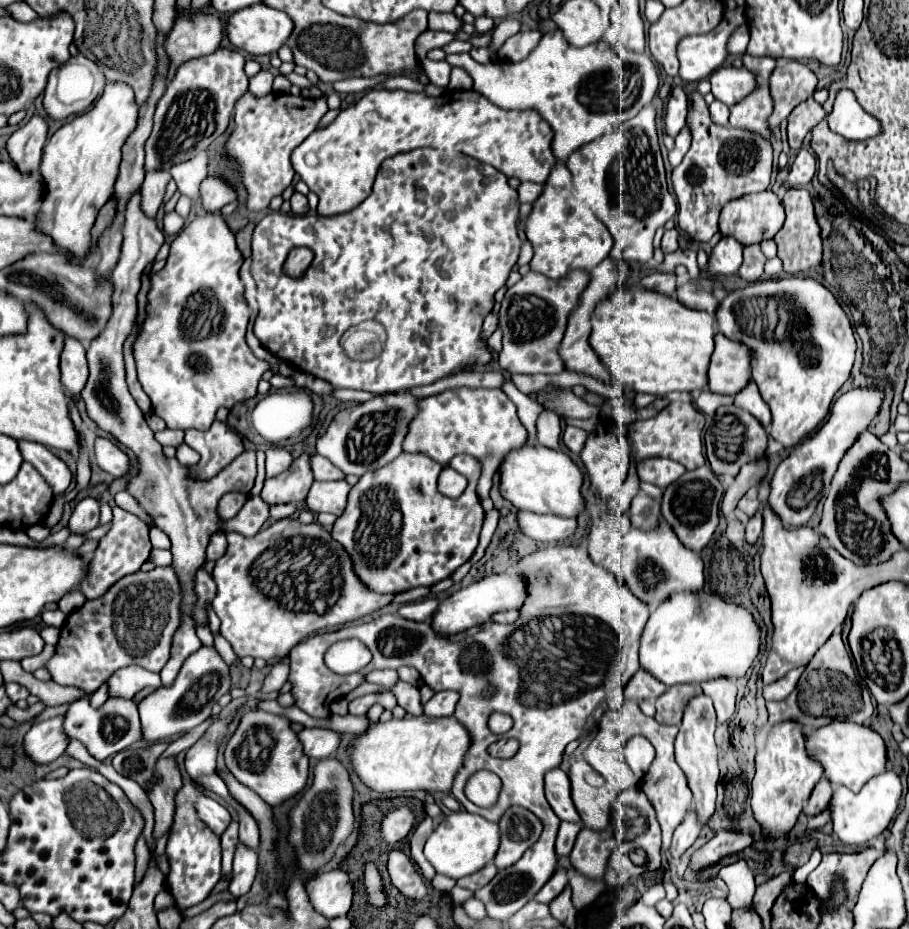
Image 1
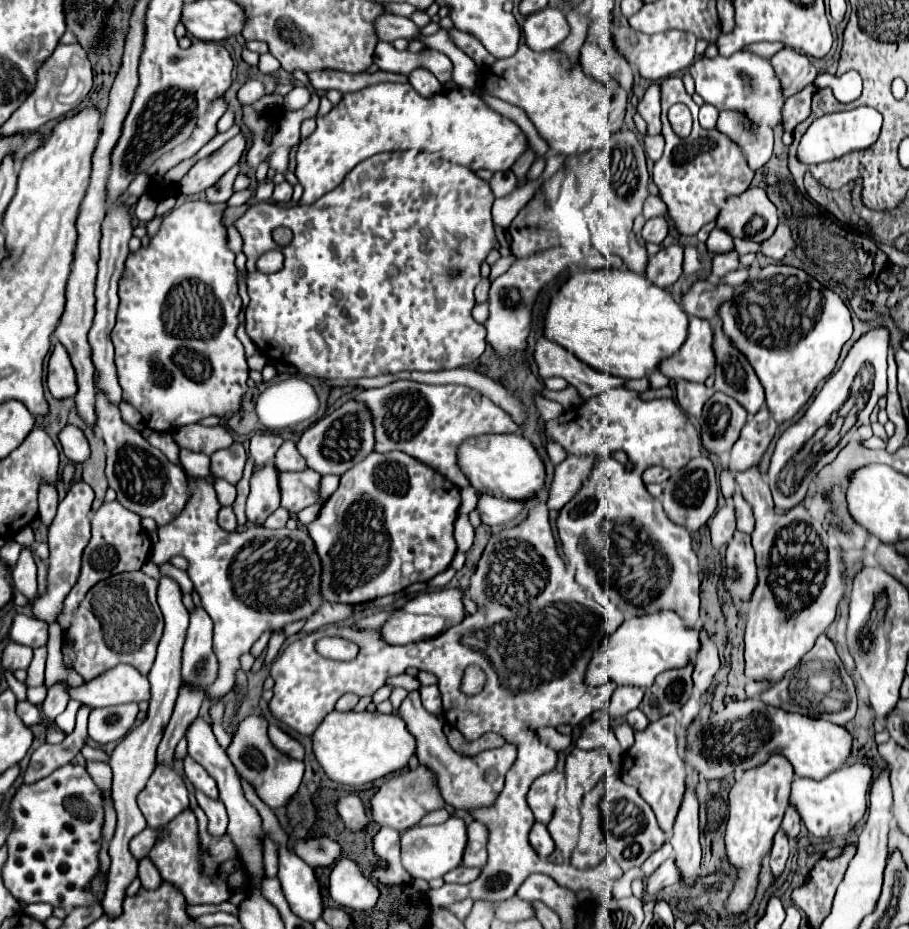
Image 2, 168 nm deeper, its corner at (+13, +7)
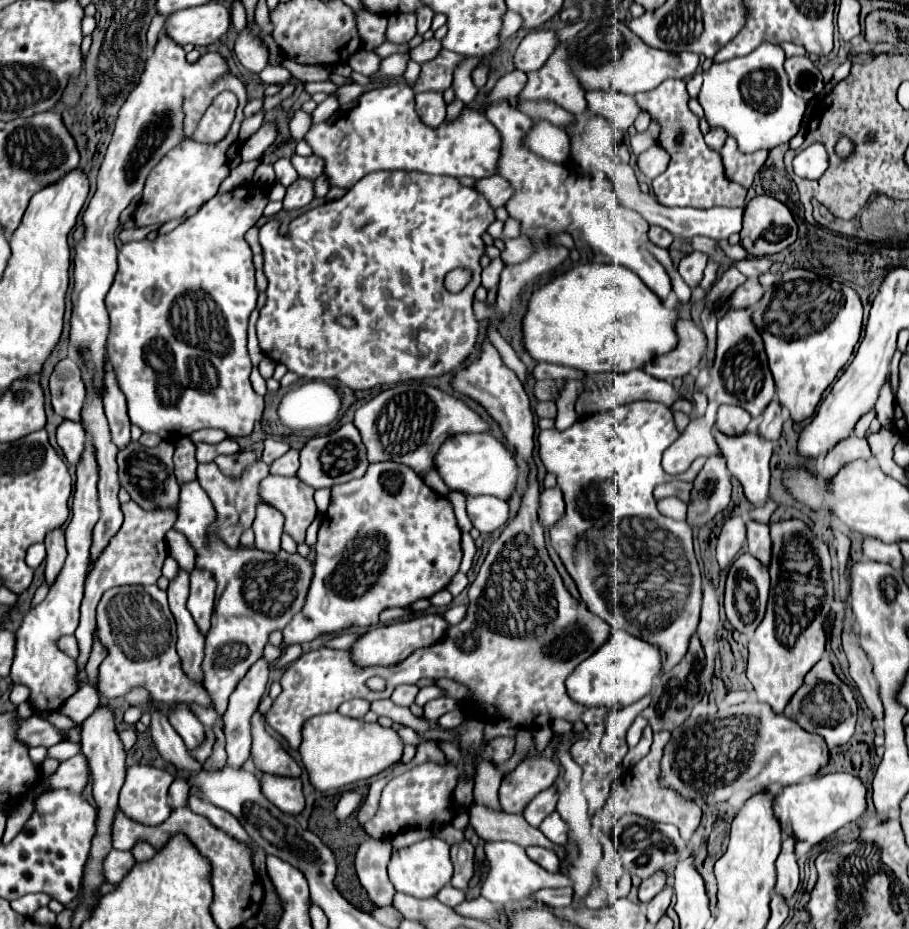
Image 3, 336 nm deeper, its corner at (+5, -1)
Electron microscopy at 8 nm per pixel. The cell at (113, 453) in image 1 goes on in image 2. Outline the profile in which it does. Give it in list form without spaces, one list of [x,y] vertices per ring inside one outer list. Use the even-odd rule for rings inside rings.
[[[65,426],[61,430],[61,434],[59,434],[59,440],[61,440],[61,446],[63,446],[65,456],[71,462],[83,464],[85,460],[89,460],[91,448],[89,448],[89,442],[87,442],[83,430],[79,430],[77,426]]]

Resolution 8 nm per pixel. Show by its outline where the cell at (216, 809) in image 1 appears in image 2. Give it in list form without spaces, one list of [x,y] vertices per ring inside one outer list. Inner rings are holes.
[[[157,766],[147,786],[139,794],[139,808],[147,818],[149,828],[159,828],[175,820],[185,810],[191,810],[189,790],[173,768]]]

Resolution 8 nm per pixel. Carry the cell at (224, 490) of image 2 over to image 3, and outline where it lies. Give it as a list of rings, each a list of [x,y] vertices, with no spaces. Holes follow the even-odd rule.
[[[255,460],[255,464],[251,464],[251,468],[245,468],[243,476],[239,478],[231,478],[225,476],[215,462],[209,464],[199,464],[197,468],[197,482],[203,486],[203,490],[207,492],[213,508],[215,508],[215,522],[213,522],[213,532],[217,534],[217,538],[221,538],[229,548],[239,548],[239,538],[241,534],[251,528],[253,520],[255,520],[255,506],[257,506],[257,492],[259,492],[259,482],[269,476],[269,465],[263,460]]]

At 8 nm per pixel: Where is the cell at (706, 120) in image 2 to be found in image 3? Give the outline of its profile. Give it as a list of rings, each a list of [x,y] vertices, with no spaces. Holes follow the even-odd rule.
[[[711,128],[709,134],[705,134],[705,142],[707,142],[707,146],[713,148],[713,150],[717,150],[717,152],[723,148],[725,140],[727,140],[727,134],[721,132],[721,128]]]

